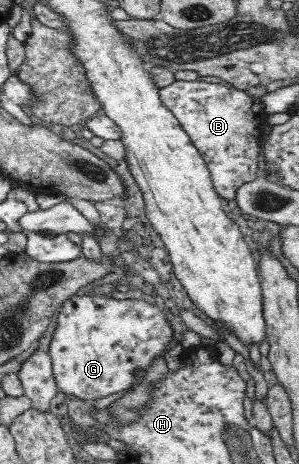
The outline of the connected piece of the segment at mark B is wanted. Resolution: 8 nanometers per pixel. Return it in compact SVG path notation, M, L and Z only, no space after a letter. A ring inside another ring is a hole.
M176 80L172 85L160 88L162 103L178 118L183 130L204 158L211 174L215 193L227 201L236 201L236 193L242 185L258 177L258 143L262 137L260 117L264 115L259 100L245 90L231 88L213 82Z

